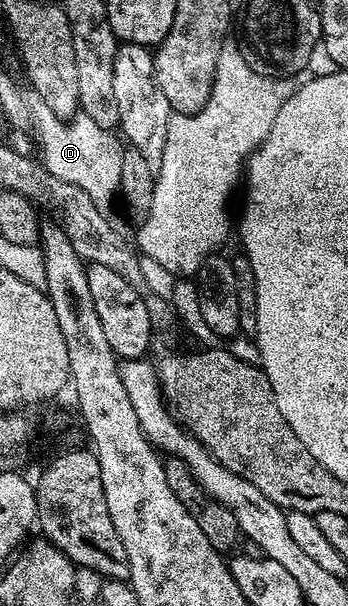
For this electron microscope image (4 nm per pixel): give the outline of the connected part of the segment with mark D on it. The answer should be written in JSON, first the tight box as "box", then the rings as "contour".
{"box":[32,104,123,211],"contour":[[[37,104],[35,108],[36,110],[32,113],[32,125],[36,128],[36,135],[40,139],[40,147],[44,151],[42,165],[47,176],[49,178],[56,177],[52,179],[86,191],[86,195],[90,195],[90,199],[94,199],[97,207],[105,211],[111,210],[112,200],[116,201],[120,192],[119,180],[122,176],[123,148],[122,143],[115,137],[117,134],[113,130],[103,130],[102,127],[98,127],[90,115],[81,111],[77,112],[75,117],[65,119],[54,115],[54,111],[50,111],[44,105]]]}

